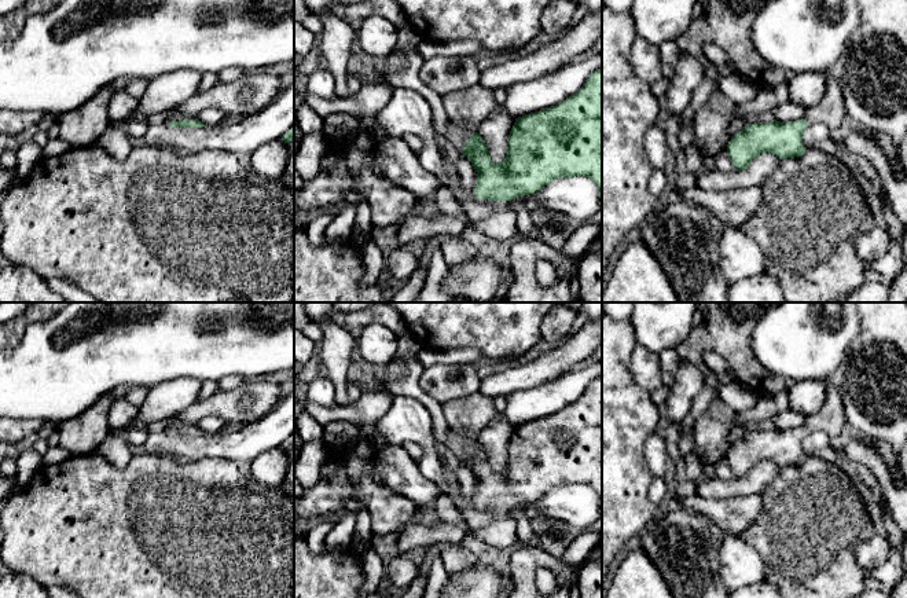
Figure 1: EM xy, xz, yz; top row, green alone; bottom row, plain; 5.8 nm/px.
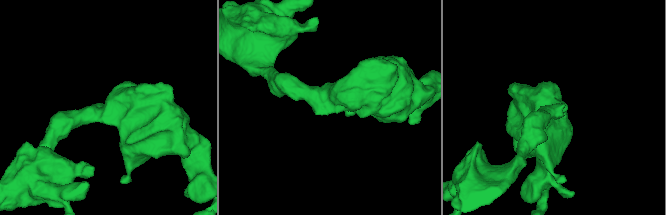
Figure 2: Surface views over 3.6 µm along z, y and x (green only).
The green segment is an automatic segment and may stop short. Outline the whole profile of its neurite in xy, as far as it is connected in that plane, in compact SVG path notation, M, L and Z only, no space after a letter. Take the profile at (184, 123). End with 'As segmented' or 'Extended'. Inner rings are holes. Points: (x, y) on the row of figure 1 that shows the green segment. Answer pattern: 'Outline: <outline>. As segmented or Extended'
Outline: M176 110L168 111L168 125L170 128L202 128L205 126L197 117L188 117Z. Extended

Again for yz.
Outline: M829 73L822 100L805 110L797 121L771 121L748 124L727 144L727 155L735 170L749 166L761 153L772 153L779 159L798 157L804 153L801 135L808 124L825 124L830 132L840 128L847 117L845 99L837 78Z. Extended

